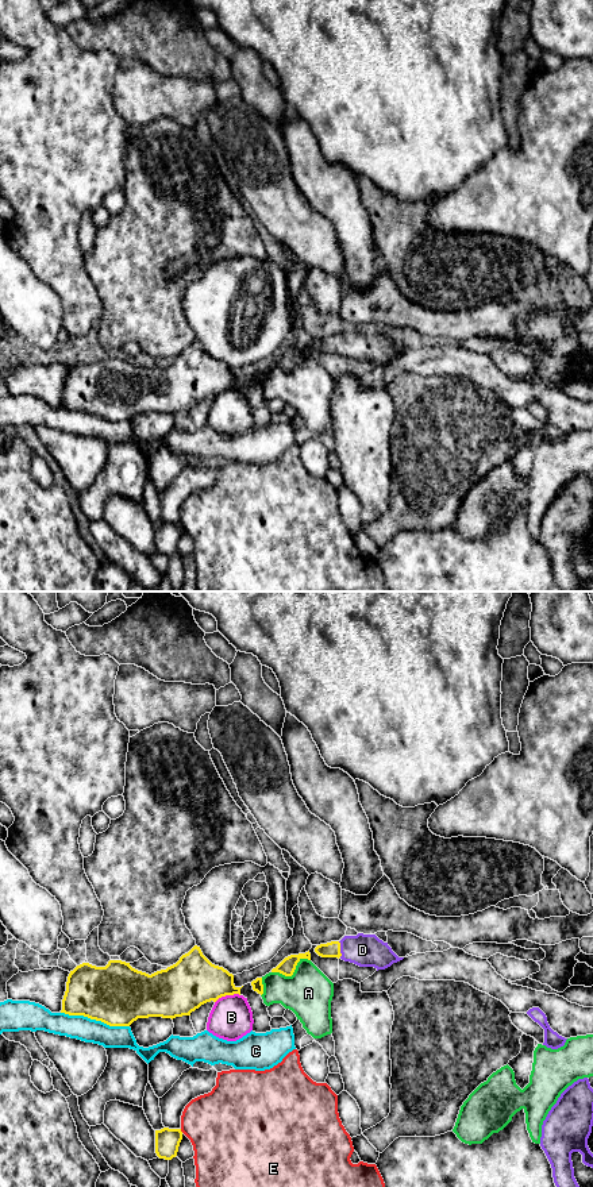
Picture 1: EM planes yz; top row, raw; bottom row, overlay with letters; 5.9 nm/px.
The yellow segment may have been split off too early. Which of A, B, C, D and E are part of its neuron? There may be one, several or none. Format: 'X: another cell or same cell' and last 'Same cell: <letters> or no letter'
A: another cell
B: another cell
C: another cell
D: same cell
E: another cell
Same cell: D

